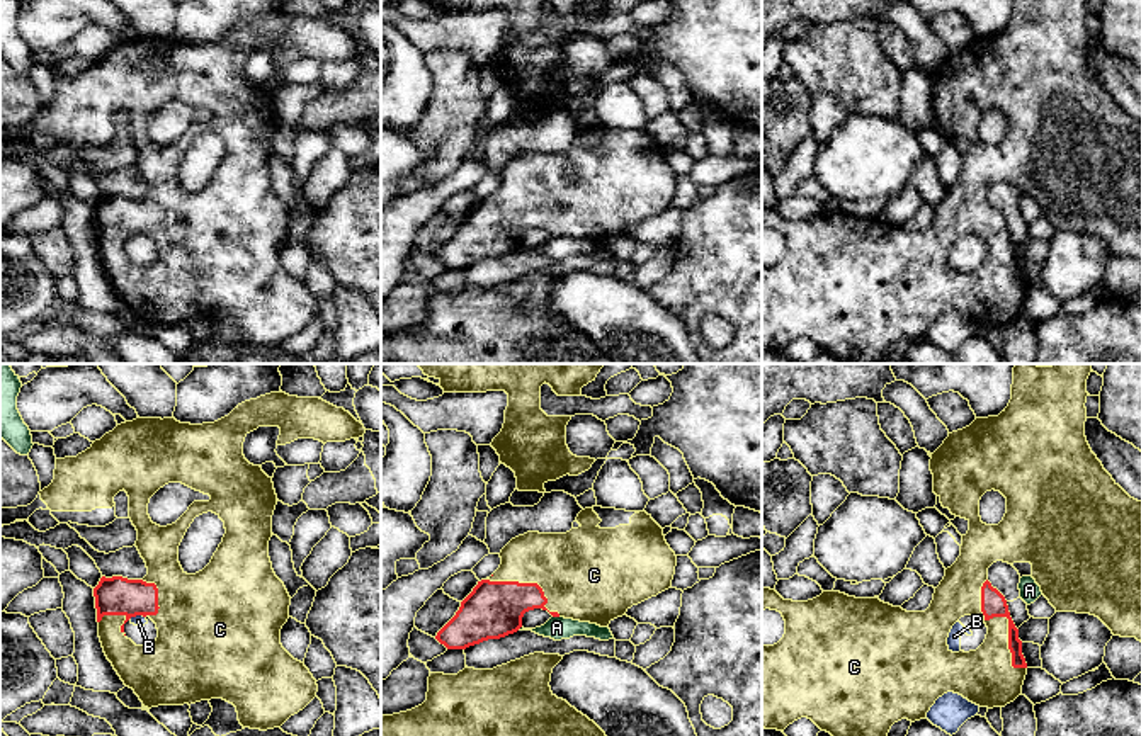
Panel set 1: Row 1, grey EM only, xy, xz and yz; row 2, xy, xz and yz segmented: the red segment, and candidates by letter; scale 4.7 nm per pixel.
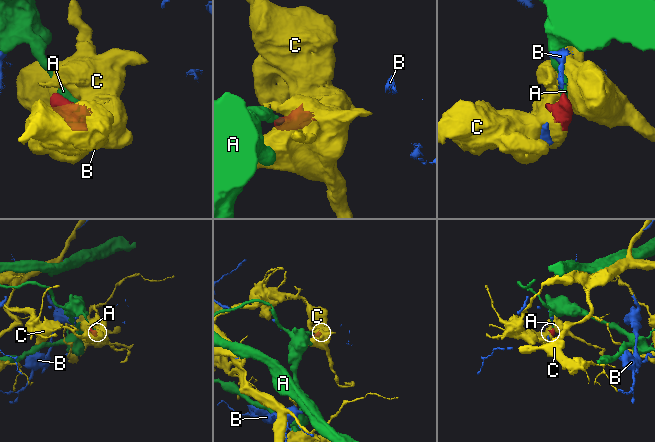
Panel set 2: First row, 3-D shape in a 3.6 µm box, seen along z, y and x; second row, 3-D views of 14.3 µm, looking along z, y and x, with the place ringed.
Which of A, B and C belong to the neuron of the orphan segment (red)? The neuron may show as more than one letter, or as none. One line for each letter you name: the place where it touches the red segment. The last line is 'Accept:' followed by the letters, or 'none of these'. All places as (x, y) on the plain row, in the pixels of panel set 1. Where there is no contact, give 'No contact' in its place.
C: Touches red at yz (1007, 237)
Accept: C

